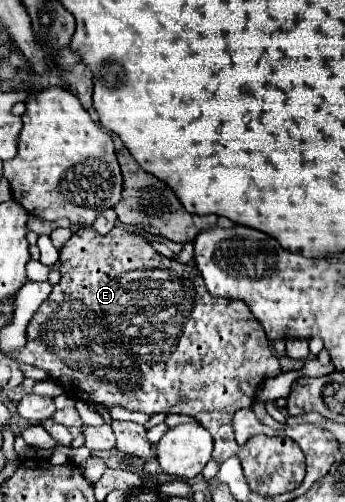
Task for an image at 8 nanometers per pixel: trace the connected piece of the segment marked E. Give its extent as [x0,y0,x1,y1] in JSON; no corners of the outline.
[18,226,282,462]

